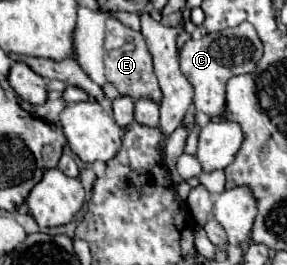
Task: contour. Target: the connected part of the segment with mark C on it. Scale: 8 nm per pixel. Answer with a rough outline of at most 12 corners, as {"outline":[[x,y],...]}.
{"outline":[[242,22],[188,40],[180,72],[200,114],[220,116],[226,82],[256,70],[262,42]]}

